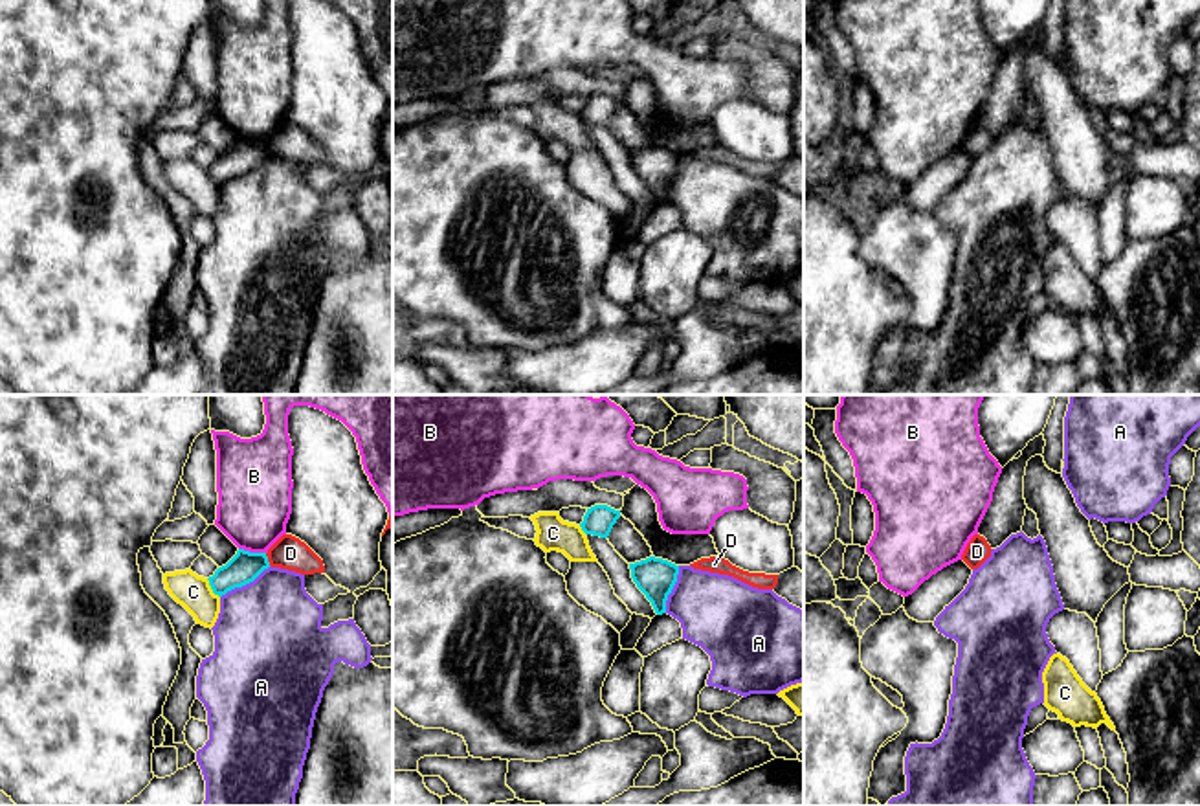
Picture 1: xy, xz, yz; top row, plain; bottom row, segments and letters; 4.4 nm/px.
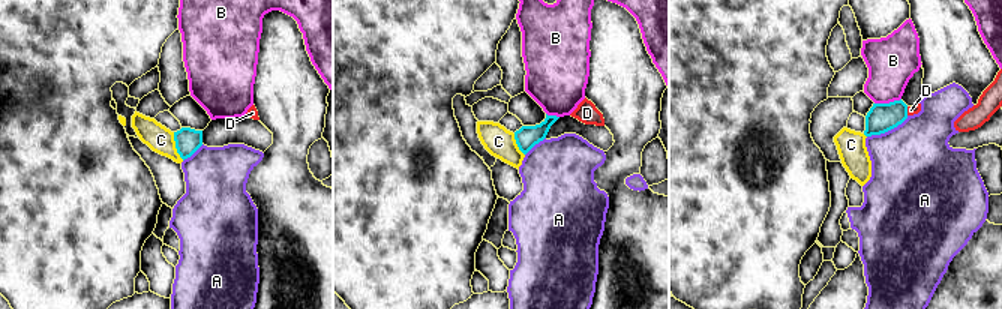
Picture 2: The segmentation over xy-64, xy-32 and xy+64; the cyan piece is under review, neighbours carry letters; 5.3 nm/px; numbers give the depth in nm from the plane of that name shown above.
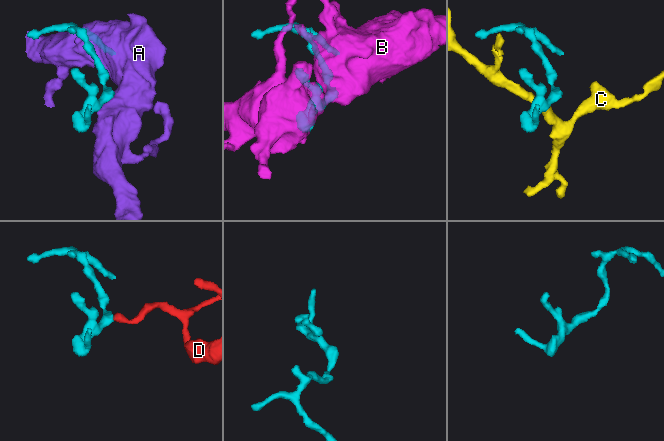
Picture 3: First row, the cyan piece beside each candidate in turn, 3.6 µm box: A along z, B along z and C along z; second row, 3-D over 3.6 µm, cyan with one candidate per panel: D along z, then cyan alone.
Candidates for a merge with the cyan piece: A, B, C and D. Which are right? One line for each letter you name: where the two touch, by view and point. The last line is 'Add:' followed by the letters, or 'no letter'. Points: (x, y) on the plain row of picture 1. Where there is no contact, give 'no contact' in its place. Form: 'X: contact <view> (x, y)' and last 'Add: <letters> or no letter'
Add: no letter

